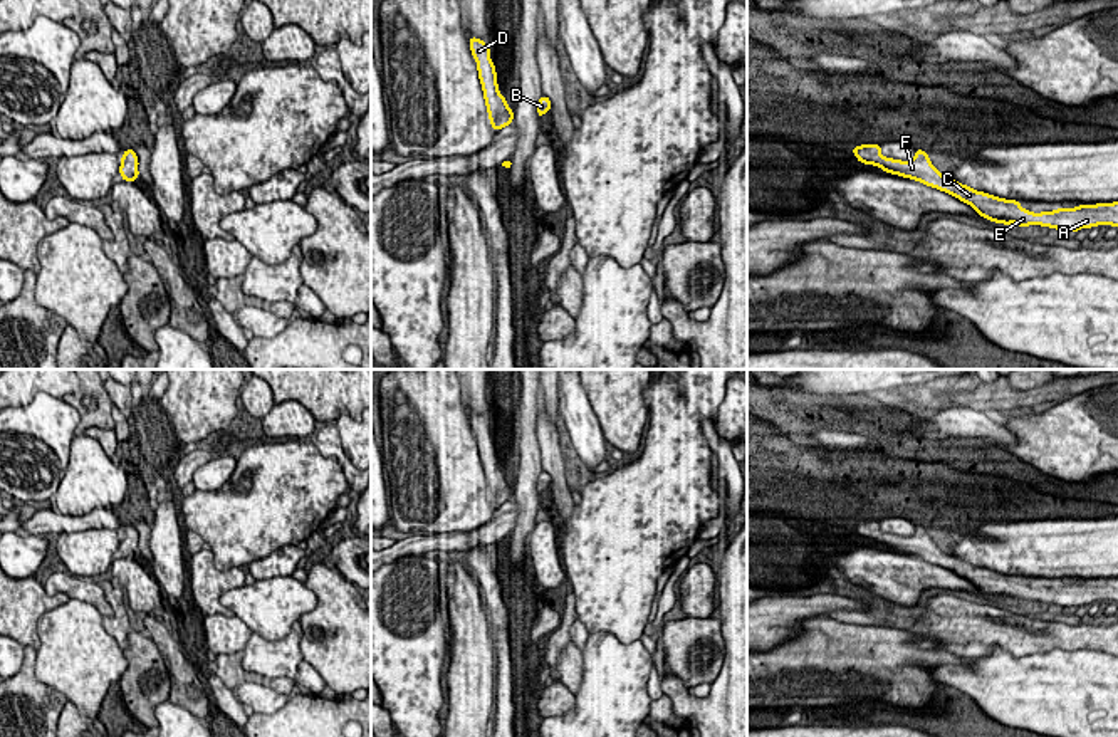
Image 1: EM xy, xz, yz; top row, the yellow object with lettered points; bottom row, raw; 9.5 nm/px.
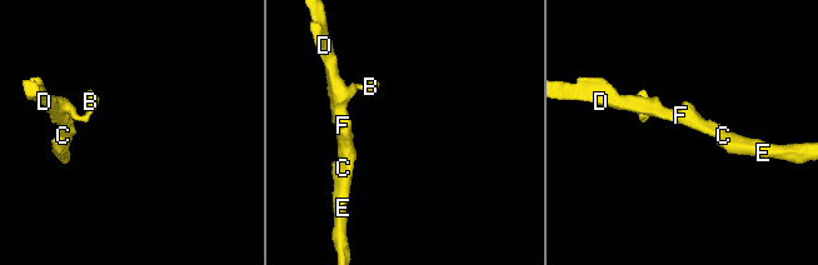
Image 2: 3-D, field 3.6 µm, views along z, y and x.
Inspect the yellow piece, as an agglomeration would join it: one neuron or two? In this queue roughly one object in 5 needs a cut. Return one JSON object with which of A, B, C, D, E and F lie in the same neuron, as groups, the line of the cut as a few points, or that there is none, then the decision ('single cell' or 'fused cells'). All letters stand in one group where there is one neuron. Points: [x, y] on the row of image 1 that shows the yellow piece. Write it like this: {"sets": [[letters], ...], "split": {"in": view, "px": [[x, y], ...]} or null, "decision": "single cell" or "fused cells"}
{"sets": [["A", "B", "C", "D", "E", "F"]], "split": null, "decision": "single cell"}

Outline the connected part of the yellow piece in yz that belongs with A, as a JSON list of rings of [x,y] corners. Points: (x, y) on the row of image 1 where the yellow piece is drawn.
[[[859,144],[851,149],[856,159],[863,165],[873,165],[890,175],[898,175],[920,181],[927,186],[945,191],[960,201],[970,205],[980,217],[994,222],[1021,228],[1027,225],[1041,225],[1059,232],[1074,233],[1081,228],[1096,225],[1118,227],[1118,201],[1078,205],[1074,208],[1056,208],[1053,212],[1034,213],[1021,206],[1019,200],[1006,200],[984,191],[977,191],[967,185],[942,175],[930,161],[928,153],[915,149],[915,158],[910,161],[885,158],[881,144]]]

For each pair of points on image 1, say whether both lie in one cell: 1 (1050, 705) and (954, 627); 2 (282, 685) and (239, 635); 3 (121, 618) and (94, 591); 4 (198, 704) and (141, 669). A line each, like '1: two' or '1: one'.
1: two
2: two
3: two
4: two

